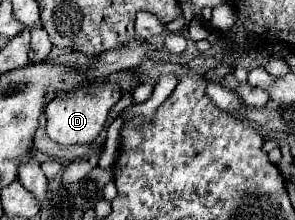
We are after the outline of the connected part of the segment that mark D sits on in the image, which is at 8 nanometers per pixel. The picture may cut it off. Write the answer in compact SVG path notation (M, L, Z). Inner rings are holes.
M101 81L101 83L91 83L91 87L77 91L71 99L61 99L55 97L47 107L45 107L45 117L47 125L45 131L49 139L53 139L59 145L75 145L75 143L93 143L97 135L101 133L109 109L121 99L121 89L113 81Z

